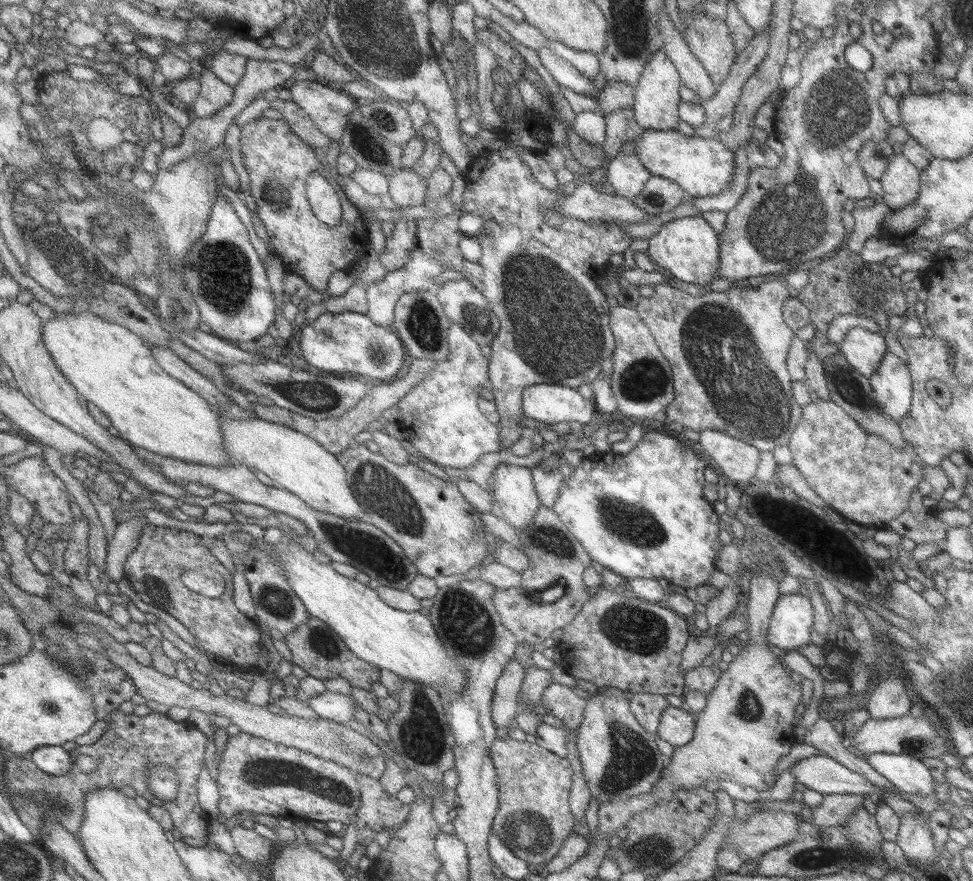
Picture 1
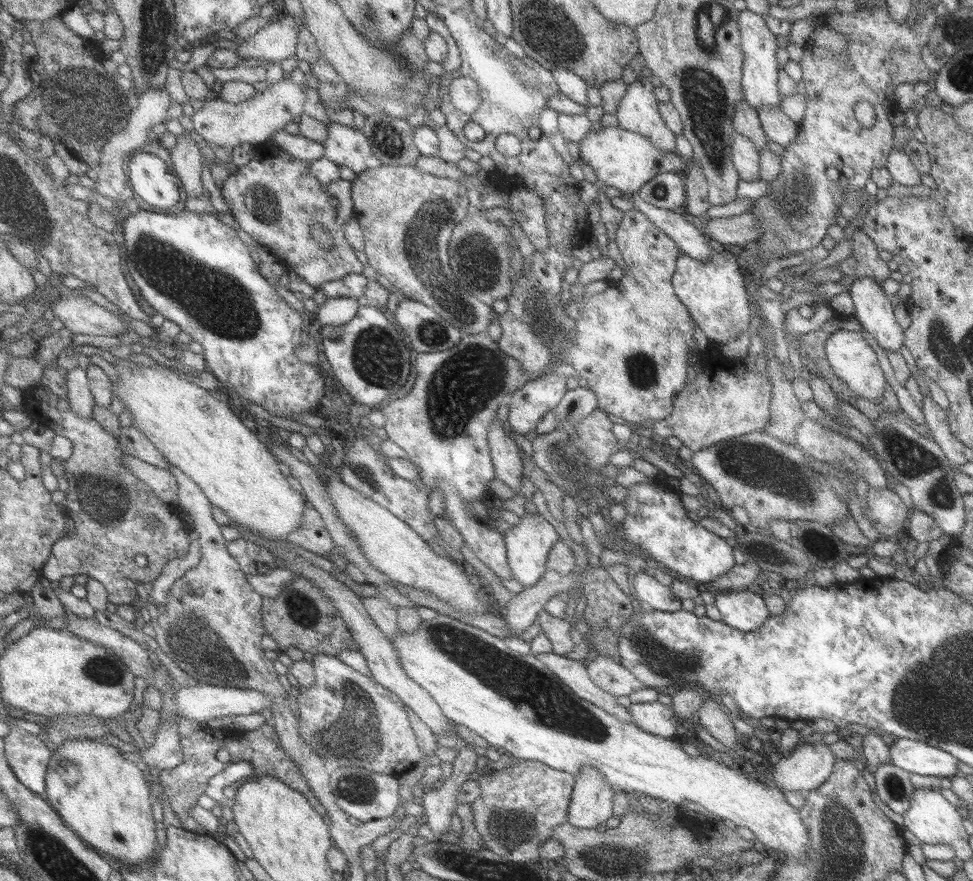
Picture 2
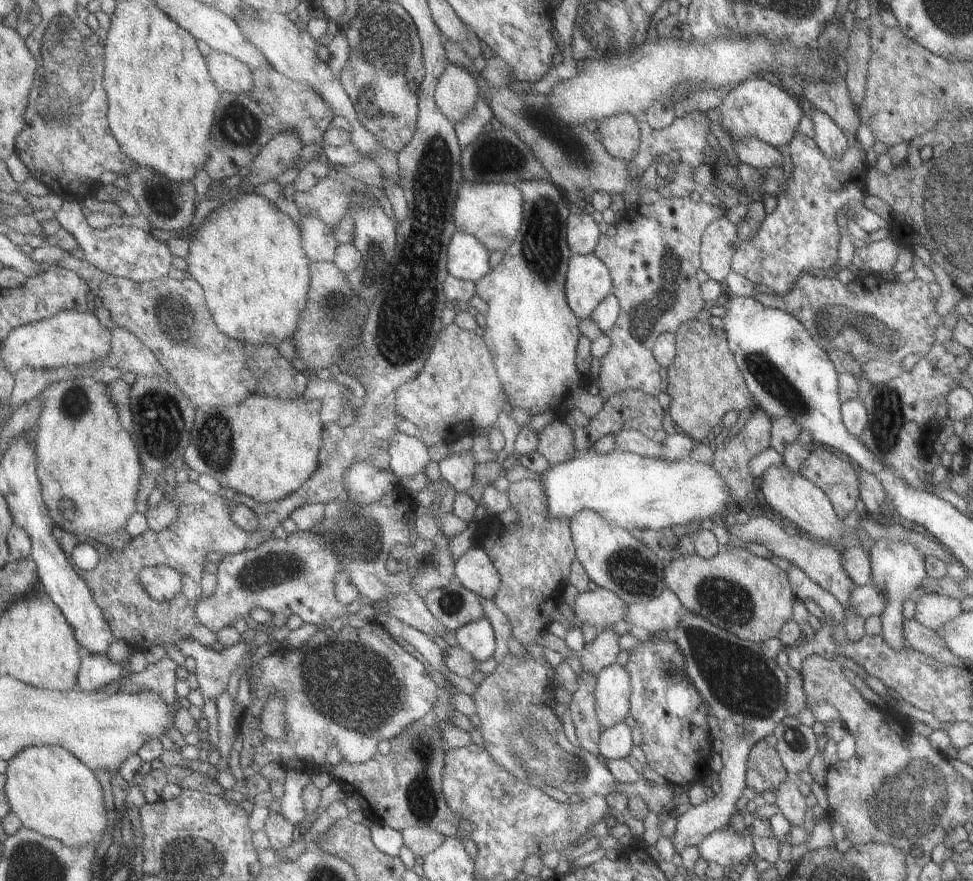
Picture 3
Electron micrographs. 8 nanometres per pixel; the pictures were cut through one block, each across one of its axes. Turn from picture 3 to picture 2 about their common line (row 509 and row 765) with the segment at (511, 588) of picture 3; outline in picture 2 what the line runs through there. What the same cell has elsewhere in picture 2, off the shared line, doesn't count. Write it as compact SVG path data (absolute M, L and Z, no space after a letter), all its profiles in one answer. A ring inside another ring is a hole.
M518 760L509 768L480 775L478 779L479 798L472 806L484 848L513 863L541 861L539 847L550 839L555 826L566 823L574 776L539 762Z

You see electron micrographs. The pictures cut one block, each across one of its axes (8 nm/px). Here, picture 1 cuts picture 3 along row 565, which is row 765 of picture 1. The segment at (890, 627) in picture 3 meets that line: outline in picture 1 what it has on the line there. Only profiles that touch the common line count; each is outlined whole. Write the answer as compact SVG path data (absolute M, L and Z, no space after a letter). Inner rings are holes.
M871 754L865 758L874 772L888 780L899 792L927 796L936 783L919 759L904 755Z

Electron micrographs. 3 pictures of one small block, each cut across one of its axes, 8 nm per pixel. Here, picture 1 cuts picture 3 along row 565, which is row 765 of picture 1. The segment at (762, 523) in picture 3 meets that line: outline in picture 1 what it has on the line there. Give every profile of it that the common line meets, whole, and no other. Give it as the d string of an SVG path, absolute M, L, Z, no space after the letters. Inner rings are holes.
M824 755L811 756L796 760L790 768L795 782L803 784L806 789L819 794L868 795L873 798L885 798L883 790L867 782L859 774L850 772L837 762Z

